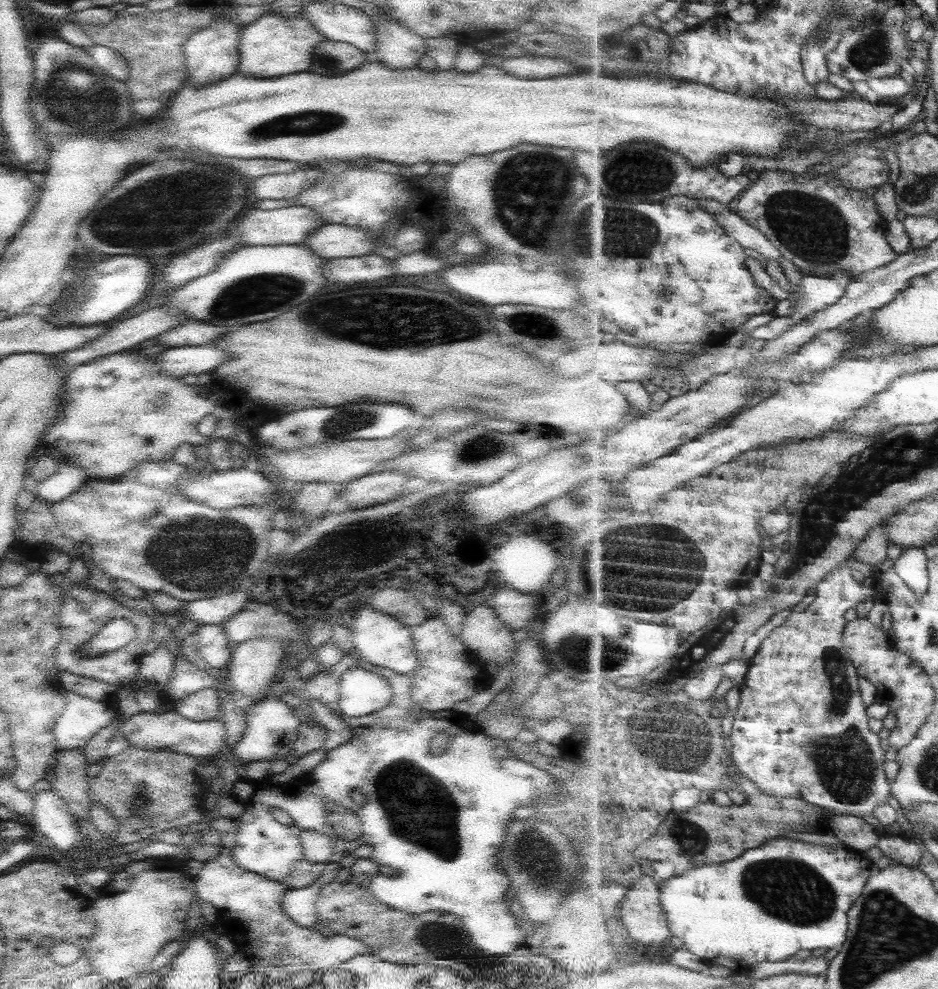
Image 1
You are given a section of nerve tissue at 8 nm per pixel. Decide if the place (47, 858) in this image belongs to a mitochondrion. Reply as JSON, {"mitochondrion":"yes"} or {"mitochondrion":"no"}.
{"mitochondrion":"no"}

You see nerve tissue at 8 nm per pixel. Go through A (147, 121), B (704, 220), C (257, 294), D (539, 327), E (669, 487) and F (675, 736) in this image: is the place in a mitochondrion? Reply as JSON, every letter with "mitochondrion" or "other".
{"A":"other","B":"other","C":"mitochondrion","D":"mitochondrion","E":"other","F":"mitochondrion"}

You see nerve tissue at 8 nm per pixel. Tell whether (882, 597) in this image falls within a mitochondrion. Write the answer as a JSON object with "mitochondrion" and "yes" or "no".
{"mitochondrion":"no"}

